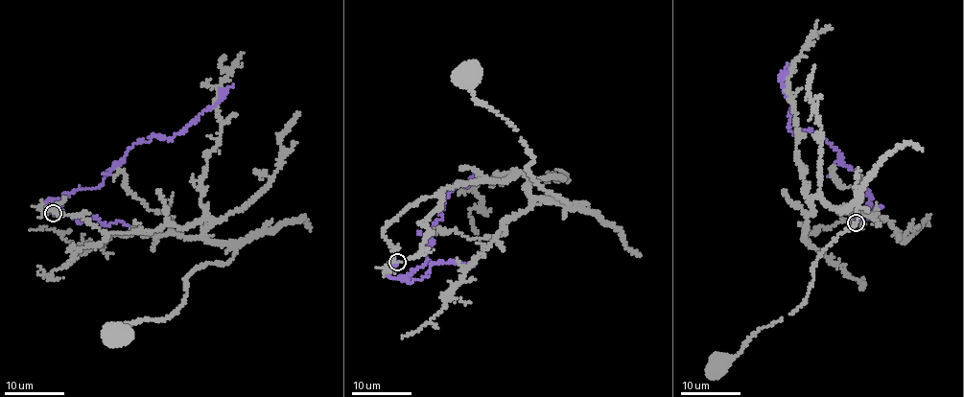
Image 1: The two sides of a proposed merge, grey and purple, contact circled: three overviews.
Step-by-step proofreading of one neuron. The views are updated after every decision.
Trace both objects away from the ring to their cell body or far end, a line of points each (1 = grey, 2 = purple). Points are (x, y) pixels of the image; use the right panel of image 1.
1: (856, 222), (806, 241), (811, 197), (838, 210), (858, 204), (855, 223), (815, 260), (805, 301), (721, 366)
2: (856, 222), (870, 203), (869, 193), (821, 135), (792, 132), (792, 105), (782, 85), (787, 64)

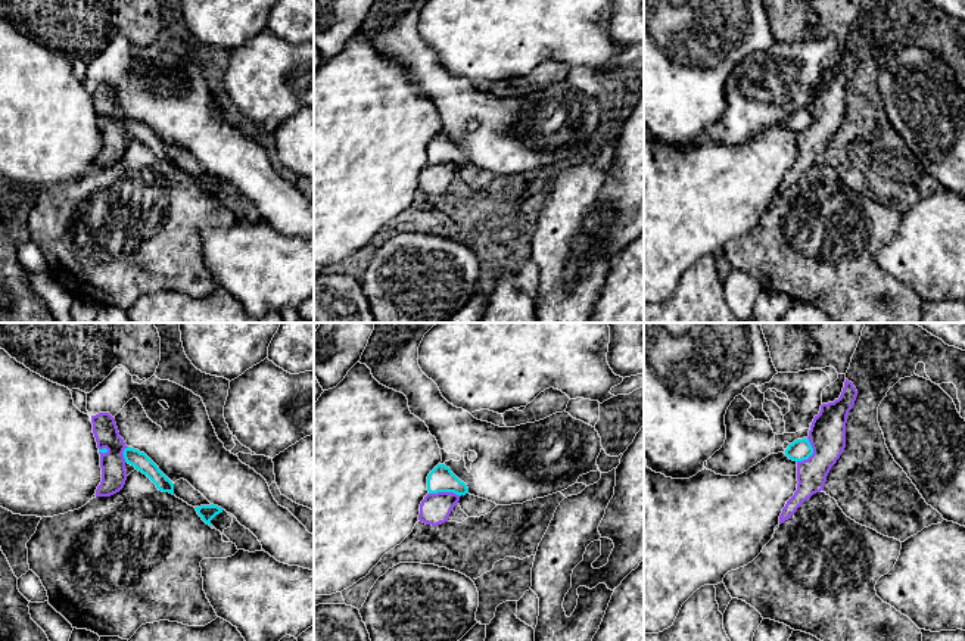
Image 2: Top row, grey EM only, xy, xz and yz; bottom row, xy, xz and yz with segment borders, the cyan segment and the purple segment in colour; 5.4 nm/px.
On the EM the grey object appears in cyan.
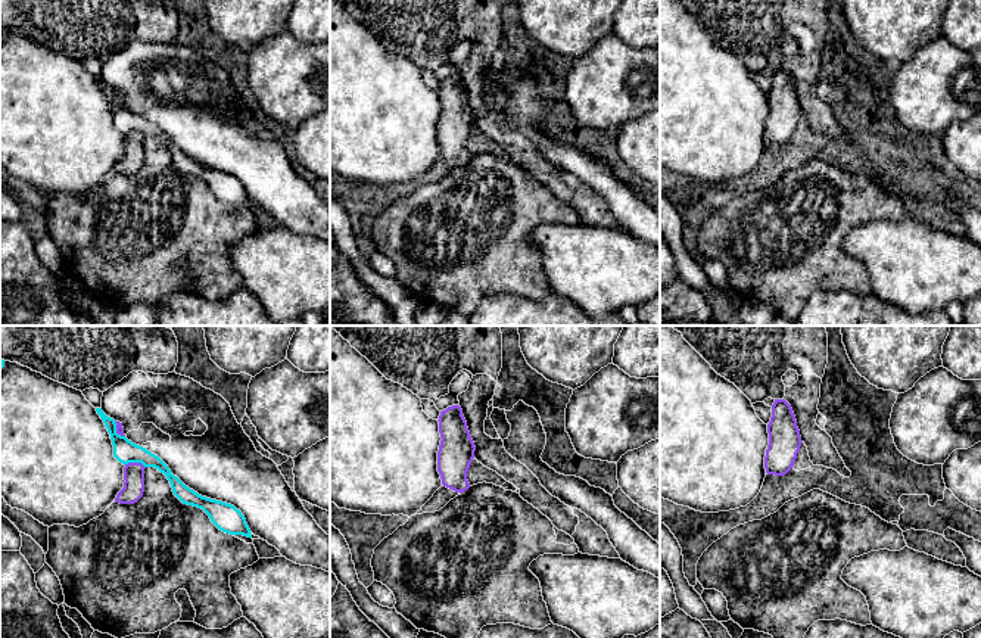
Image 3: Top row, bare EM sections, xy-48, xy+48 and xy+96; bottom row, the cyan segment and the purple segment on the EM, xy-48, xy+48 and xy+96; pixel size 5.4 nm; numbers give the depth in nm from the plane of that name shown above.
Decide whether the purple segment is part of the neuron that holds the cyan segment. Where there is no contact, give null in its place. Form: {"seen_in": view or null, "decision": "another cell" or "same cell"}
{"seen_in": "xz", "decision": "another cell"}

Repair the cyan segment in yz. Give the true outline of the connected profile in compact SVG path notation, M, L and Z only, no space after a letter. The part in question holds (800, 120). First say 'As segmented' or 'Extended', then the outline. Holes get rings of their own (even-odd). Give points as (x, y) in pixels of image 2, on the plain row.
As segmented. M797 109L788 115L785 119L785 125L793 131L803 131L807 130L813 124L813 118L809 109Z

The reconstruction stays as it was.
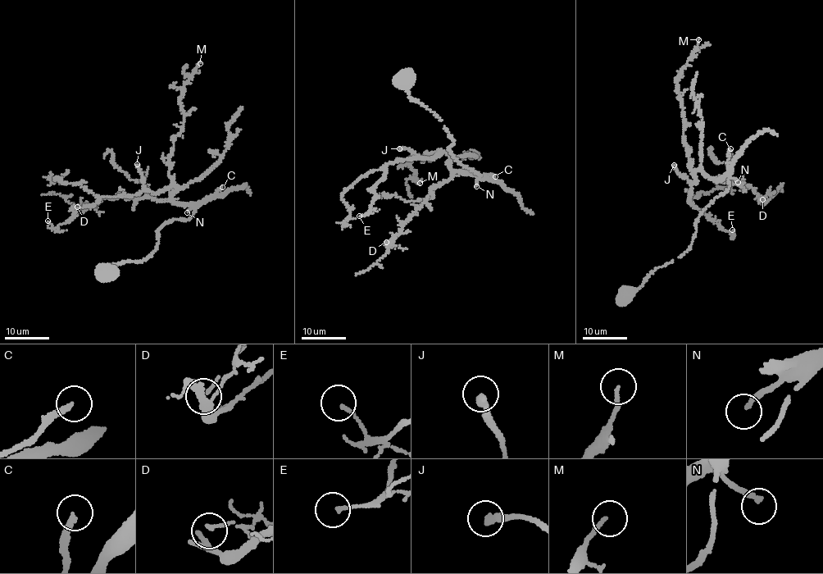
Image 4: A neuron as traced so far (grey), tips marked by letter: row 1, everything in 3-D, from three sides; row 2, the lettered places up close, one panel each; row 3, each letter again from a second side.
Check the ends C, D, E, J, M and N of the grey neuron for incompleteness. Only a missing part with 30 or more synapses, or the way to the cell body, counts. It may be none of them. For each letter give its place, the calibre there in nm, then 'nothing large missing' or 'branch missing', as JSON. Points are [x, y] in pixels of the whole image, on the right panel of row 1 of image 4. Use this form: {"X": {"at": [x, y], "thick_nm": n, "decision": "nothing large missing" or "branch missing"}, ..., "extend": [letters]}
{"C": {"at": [730, 148], "thick_nm": 240, "decision": "branch missing"}, "D": {"at": [762, 199], "thick_nm": 130, "decision": "nothing large missing"}, "E": {"at": [732, 230], "thick_nm": 130, "decision": "nothing large missing"}, "J": {"at": [674, 165], "thick_nm": 320, "decision": "branch missing"}, "M": {"at": [698, 39], "thick_nm": 150, "decision": "nothing large missing"}, "N": {"at": [738, 182], "thick_nm": 200, "decision": "branch missing"}, "extend": ["C", "J", "N"]}

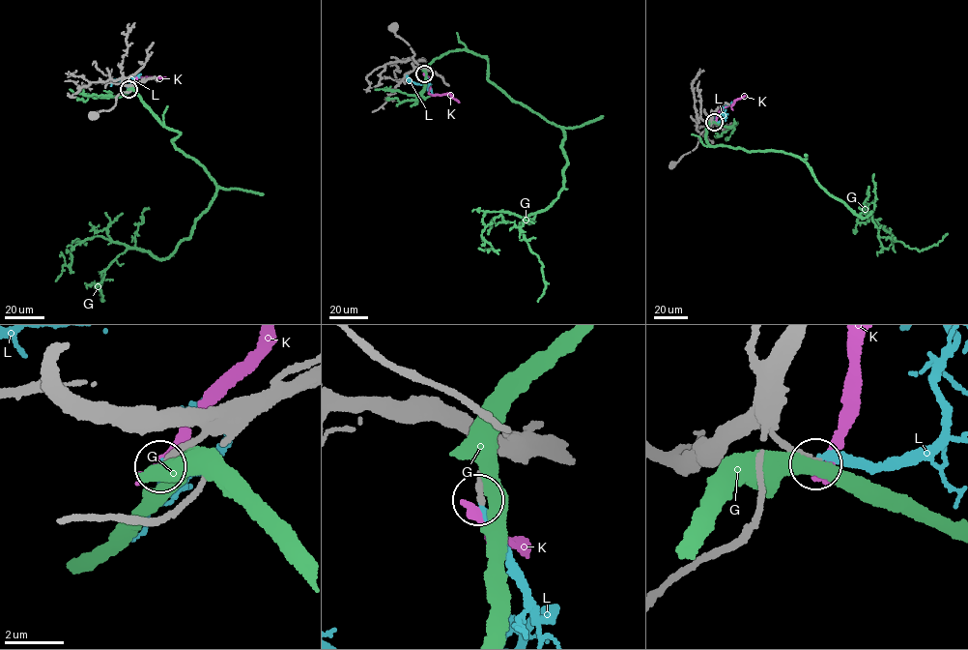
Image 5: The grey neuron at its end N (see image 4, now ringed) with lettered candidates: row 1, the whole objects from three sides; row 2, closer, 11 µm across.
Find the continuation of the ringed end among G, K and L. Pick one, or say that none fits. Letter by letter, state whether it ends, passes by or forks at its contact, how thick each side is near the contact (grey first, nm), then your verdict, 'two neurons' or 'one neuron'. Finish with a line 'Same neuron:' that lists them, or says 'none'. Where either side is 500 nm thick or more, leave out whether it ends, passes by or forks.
G: it passes by | 240/480 nm | two neurons
K: it ends | 200/400 nm | two neurons
L: it ends | 220/320 nm | two neurons
Same neuron: none

